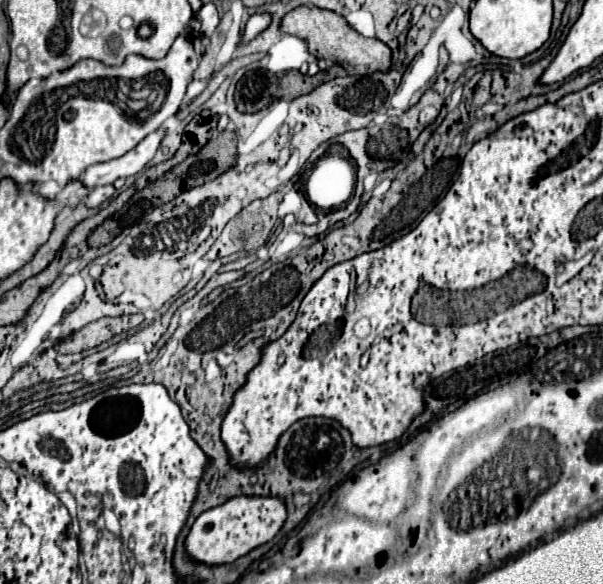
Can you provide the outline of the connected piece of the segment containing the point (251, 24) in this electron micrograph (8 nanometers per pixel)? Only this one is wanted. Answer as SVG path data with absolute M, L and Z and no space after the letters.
M255 14L249 18L247 22L247 28L245 28L245 40L251 40L255 38L259 32L263 32L269 24L269 16L267 14Z

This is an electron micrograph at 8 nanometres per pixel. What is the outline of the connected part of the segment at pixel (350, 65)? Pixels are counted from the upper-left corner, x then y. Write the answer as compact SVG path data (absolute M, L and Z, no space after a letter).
M297 6L285 18L281 20L281 32L291 34L297 38L303 38L309 46L309 52L321 60L331 58L333 64L343 66L349 74L355 76L367 76L377 70L389 70L391 66L391 48L377 38L365 38L359 32L355 32L347 20L333 10L323 10L315 6Z

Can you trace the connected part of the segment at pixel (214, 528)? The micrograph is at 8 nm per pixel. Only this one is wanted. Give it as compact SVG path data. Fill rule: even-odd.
M237 496L237 498L229 498L229 502L223 502L213 510L203 512L191 526L185 546L193 560L205 564L235 562L237 558L245 556L253 548L269 542L281 530L283 522L285 522L285 502L281 502L281 498Z

